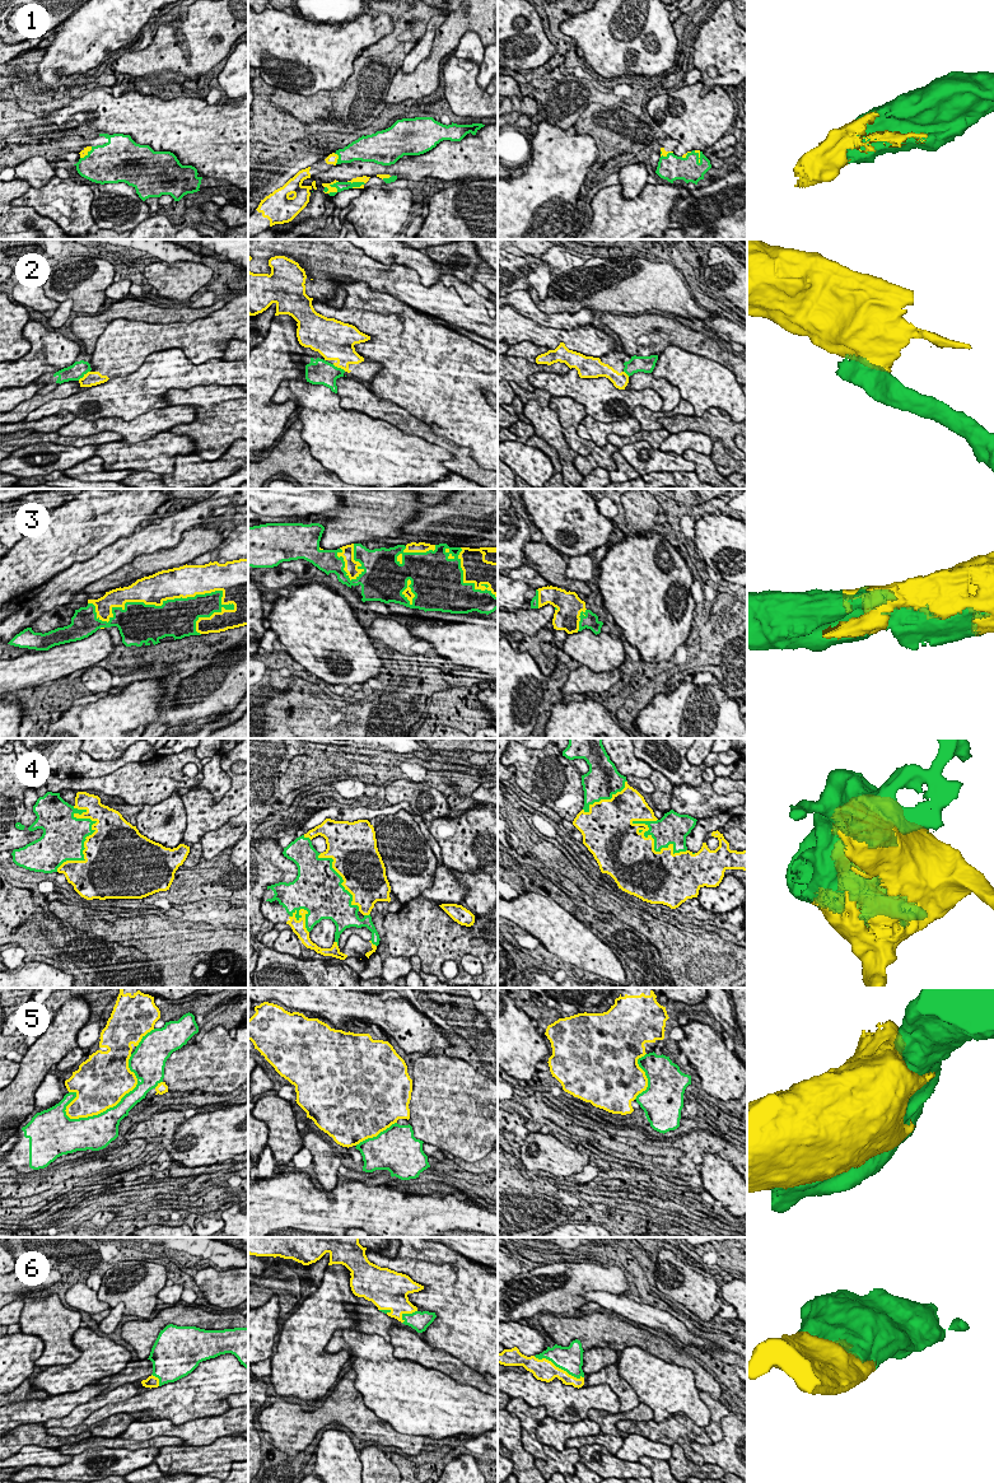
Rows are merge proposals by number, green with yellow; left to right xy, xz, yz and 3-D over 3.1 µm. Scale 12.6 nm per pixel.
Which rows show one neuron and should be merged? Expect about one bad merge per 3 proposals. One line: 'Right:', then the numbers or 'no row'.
Right: 1, 3, 4, 6

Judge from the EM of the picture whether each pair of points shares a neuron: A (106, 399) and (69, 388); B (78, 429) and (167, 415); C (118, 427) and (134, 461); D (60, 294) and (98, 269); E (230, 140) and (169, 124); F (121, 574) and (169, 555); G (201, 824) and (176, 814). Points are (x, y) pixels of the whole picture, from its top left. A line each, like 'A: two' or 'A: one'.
A: two
B: one
C: two
D: one
E: one
F: one
G: two

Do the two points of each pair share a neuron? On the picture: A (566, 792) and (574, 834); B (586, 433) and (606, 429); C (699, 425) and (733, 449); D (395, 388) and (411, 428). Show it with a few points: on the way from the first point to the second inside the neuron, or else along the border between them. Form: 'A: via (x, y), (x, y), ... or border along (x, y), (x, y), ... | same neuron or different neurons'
A: border along (563, 819), (572, 822) | different neurons
B: via (591, 430), (601, 430) | same neuron
C: via (708, 425), (713, 425), (728, 441) | same neuron
D: border along (377, 396), (404, 407), (429, 425) | different neurons

